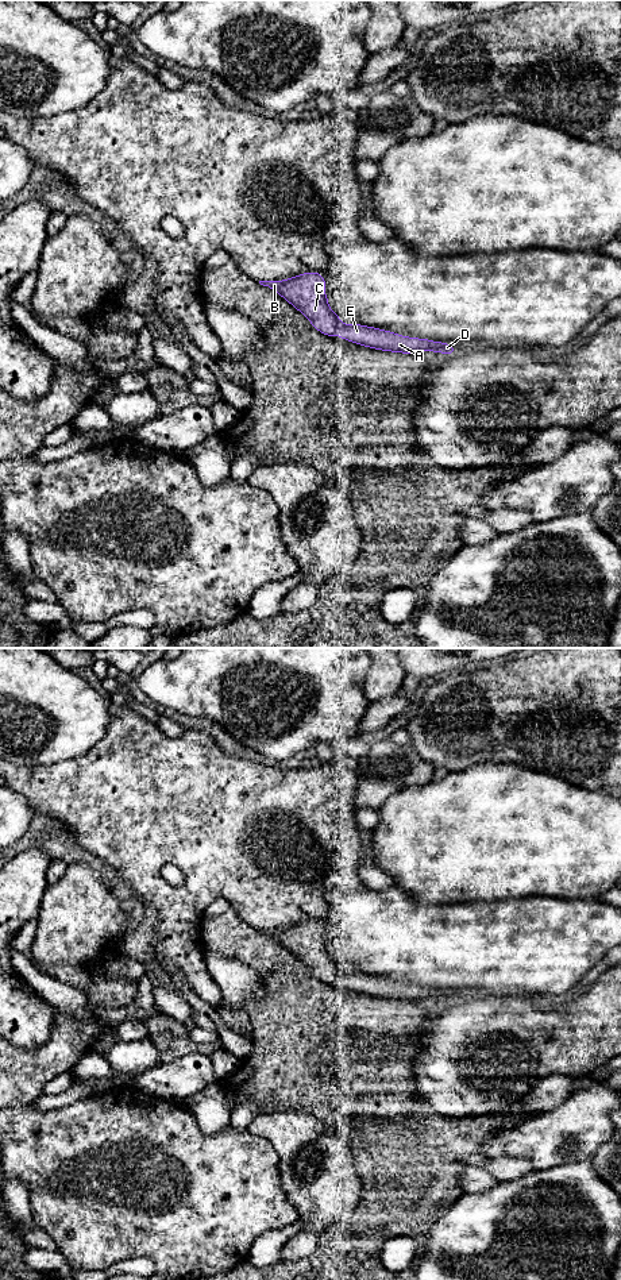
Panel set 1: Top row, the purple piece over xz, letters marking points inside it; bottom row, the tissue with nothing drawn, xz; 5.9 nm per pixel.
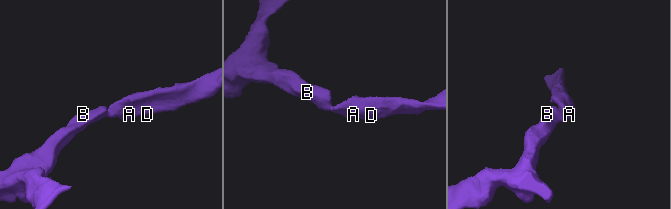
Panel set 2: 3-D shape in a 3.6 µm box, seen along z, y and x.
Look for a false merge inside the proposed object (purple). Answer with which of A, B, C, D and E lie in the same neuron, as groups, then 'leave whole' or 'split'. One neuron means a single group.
groups A B C D E; leave whole

